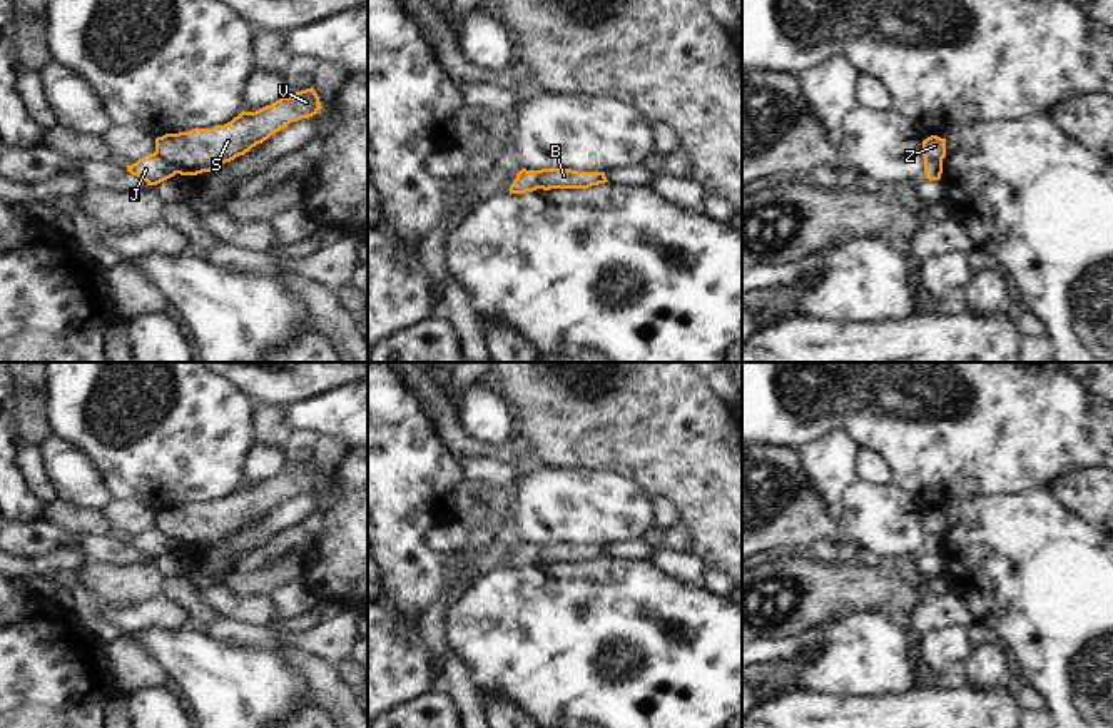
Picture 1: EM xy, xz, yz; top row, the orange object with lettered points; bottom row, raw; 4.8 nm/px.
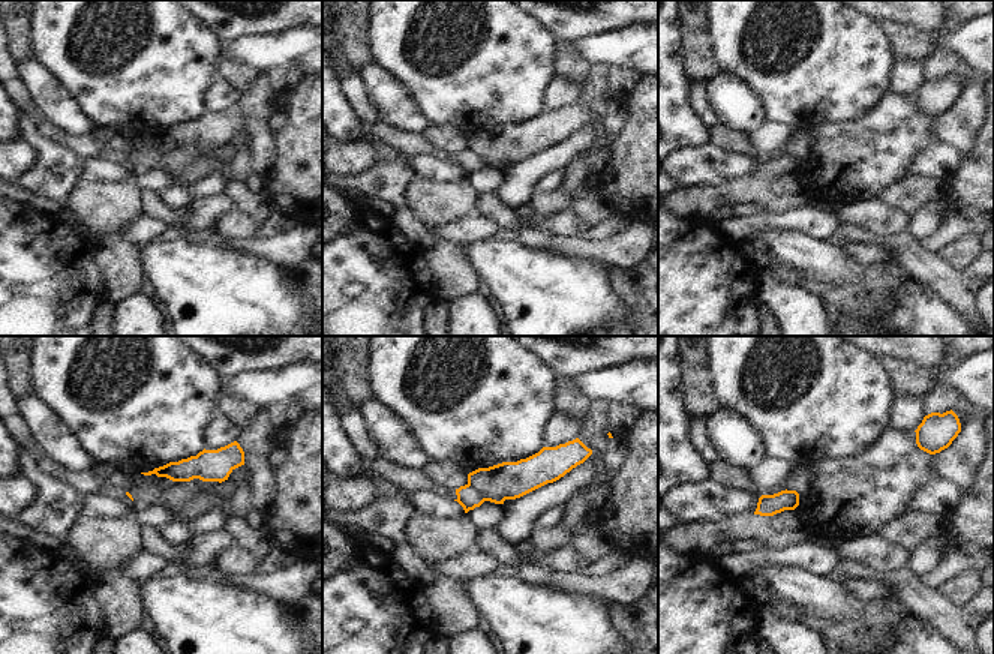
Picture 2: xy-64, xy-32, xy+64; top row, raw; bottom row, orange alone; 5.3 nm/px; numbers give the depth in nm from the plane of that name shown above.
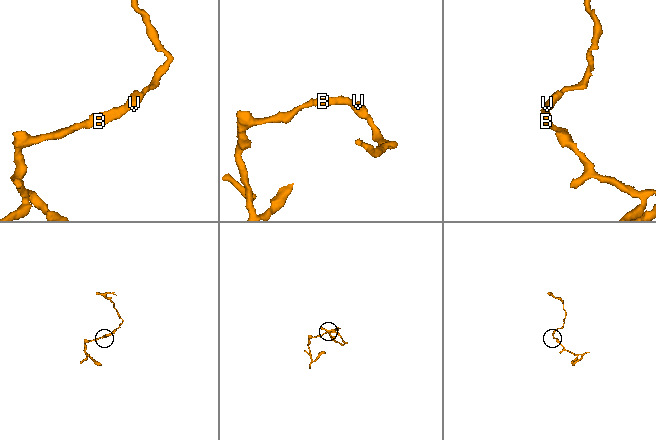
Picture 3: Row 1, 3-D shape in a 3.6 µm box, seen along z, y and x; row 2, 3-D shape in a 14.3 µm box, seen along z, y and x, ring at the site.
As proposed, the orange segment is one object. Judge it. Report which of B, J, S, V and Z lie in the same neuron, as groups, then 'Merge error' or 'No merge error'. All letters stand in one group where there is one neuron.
Groups: B S V Z / J. Merge error.

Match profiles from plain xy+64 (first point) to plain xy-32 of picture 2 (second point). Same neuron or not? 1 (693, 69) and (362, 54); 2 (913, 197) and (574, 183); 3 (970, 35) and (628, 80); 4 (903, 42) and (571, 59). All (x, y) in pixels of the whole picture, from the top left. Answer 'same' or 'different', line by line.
1: same
2: different
3: different
4: same

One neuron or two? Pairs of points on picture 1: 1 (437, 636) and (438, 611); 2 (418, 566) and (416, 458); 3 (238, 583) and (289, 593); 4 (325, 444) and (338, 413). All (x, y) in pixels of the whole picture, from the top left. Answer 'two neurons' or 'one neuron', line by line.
1: one neuron
2: one neuron
3: two neurons
4: two neurons

